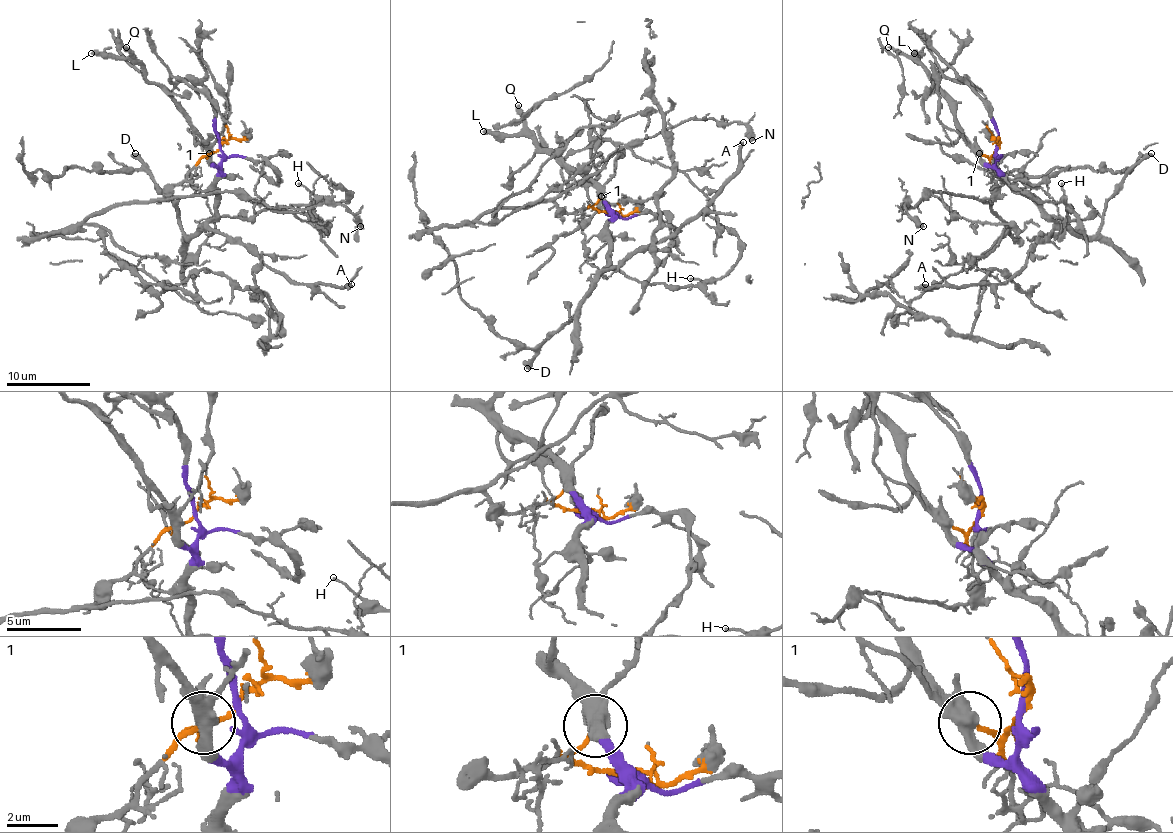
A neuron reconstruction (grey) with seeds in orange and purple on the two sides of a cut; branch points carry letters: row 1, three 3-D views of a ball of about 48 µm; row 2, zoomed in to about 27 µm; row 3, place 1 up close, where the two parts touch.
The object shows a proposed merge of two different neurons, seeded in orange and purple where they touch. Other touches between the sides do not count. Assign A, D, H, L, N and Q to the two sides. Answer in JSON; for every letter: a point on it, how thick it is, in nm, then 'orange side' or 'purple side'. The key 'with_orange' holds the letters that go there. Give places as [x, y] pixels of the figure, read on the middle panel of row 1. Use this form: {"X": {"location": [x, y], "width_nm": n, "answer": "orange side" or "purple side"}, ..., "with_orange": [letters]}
{"A": {"location": [743, 142], "width_nm": 240, "answer": "purple side"}, "D": {"location": [527, 368], "width_nm": 500, "answer": "purple side"}, "H": {"location": [690, 278], "width_nm": 130, "answer": "purple side"}, "L": {"location": [483, 131], "width_nm": 400, "answer": "purple side"}, "N": {"location": [752, 140], "width_nm": 550, "answer": "orange side"}, "Q": {"location": [518, 105], "width_nm": 320, "answer": "purple side"}, "with_orange": ["N"]}

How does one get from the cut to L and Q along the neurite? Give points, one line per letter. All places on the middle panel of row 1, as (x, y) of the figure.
L: (611, 214), (613, 212), (601, 199), (601, 191), (582, 172), (567, 172), (529, 136), (482, 132)
Q: (611, 214), (613, 212), (601, 199), (601, 191), (582, 172), (567, 172), (537, 147), (518, 104)

